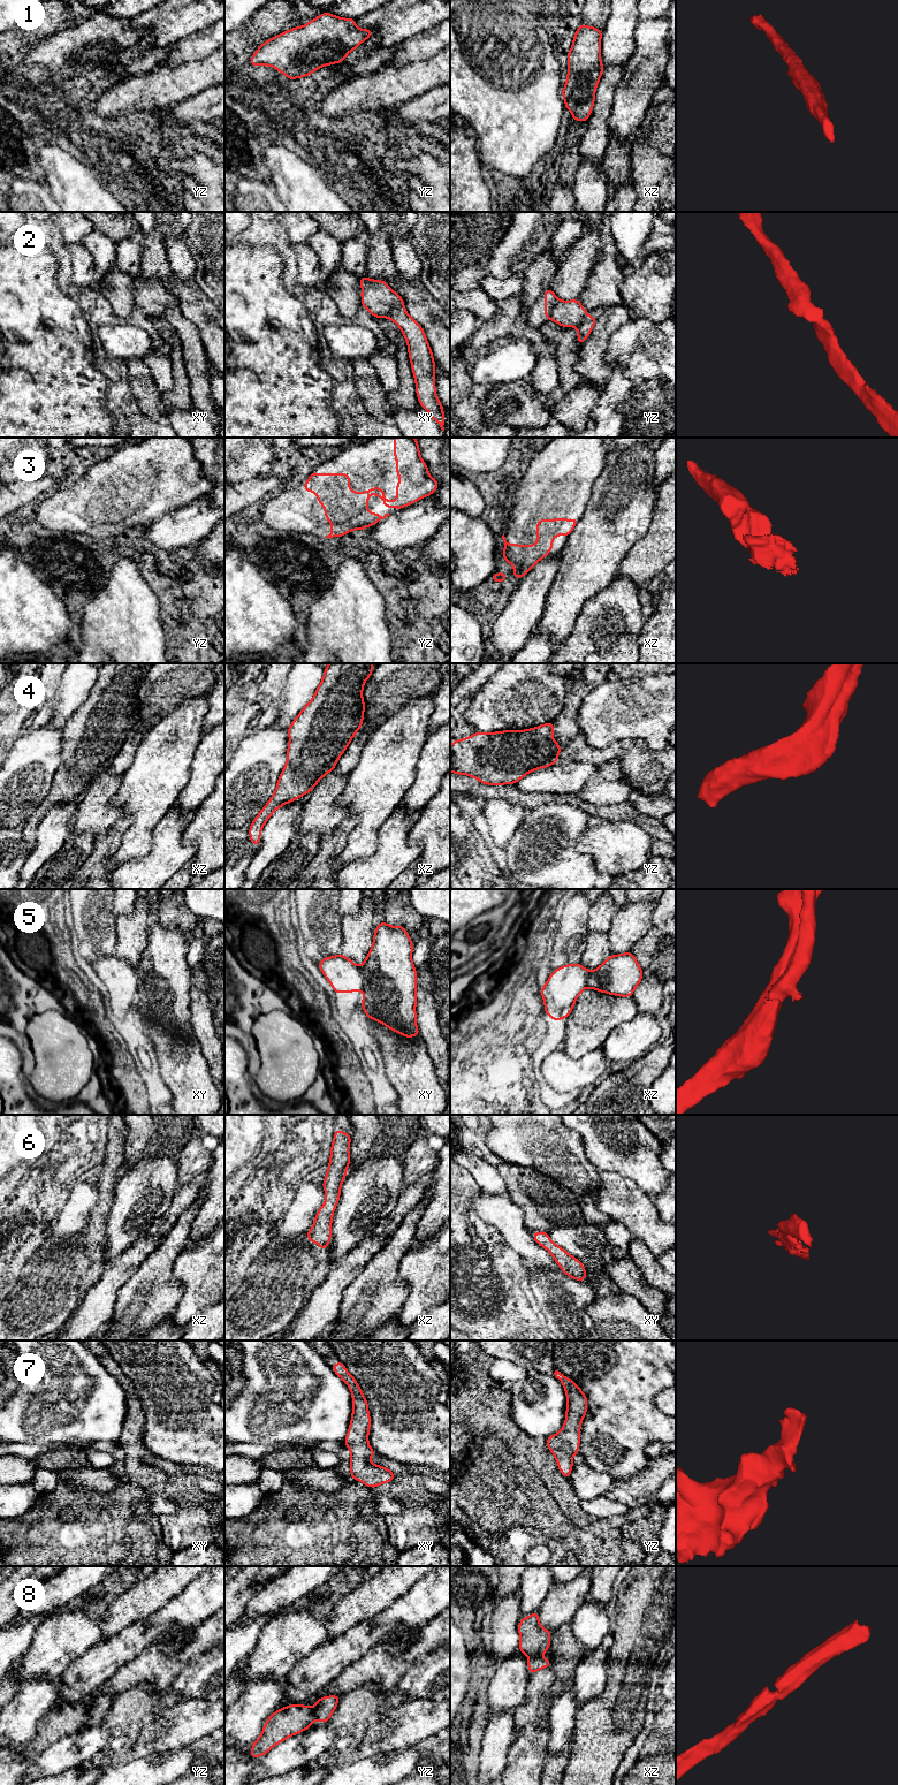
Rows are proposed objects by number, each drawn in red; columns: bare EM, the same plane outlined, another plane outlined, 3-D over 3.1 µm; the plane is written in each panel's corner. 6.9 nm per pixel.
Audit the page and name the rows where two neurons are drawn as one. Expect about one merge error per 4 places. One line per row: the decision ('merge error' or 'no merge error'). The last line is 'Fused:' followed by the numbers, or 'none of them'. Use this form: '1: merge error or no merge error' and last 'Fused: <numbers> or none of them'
1: no merge error
2: merge error
3: no merge error
4: no merge error
5: merge error
6: no merge error
7: no merge error
8: no merge error
Fused: 2, 5

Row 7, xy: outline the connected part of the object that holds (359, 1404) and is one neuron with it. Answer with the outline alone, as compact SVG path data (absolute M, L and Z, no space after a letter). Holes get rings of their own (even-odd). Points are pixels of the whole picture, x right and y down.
M340 1360L332 1366L332 1369L350 1388L352 1396L352 1415L343 1442L351 1452L351 1479L362 1481L370 1488L391 1482L396 1475L390 1469L370 1461L370 1458L378 1453L368 1444L371 1415L359 1384Z

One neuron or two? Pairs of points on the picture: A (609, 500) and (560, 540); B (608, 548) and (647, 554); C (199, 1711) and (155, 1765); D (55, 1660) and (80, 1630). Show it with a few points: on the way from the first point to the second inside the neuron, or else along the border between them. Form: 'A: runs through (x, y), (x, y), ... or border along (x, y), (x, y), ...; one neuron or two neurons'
A: border along (586, 504), (585, 513), (569, 536), (561, 553); two neurons
B: border along (646, 531), (621, 563), (617, 575); two neurons
C: border along (184, 1747), (164, 1759), (132, 1760); two neurons
D: runs through (56, 1653), (73, 1637); one neuron

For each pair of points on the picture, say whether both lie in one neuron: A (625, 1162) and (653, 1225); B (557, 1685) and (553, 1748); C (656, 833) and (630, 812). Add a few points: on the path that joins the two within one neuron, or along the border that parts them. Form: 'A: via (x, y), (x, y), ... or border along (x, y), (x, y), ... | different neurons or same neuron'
A: border along (608, 1170), (616, 1171), (632, 1179), (652, 1199) | different neurons
B: border along (570, 1687), (553, 1699) | different neurons
C: via (649, 826), (644, 820), (637, 818) | same neuron

